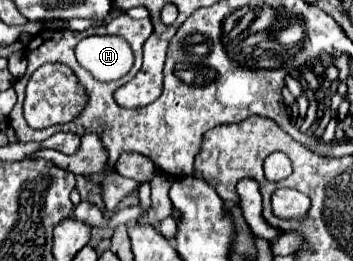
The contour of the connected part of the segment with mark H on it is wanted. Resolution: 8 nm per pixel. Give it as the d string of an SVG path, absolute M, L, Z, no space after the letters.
M89 36L77 44L75 55L83 68L103 82L125 76L133 66L133 50L123 36Z

